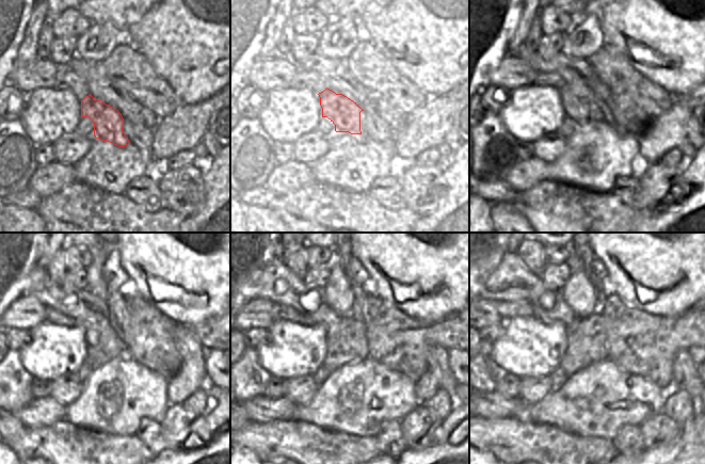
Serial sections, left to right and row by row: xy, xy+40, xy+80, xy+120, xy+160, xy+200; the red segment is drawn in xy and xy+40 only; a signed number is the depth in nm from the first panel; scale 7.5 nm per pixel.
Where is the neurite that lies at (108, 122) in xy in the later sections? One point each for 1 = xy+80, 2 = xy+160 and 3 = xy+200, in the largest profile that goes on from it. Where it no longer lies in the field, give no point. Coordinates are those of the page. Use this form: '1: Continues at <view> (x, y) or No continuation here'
1: Continues at xy+80 (579, 101)
2: Continues at xy+160 (324, 314)
3: Continues at xy+200 (561, 312)

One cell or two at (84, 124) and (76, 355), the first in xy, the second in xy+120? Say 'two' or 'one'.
two

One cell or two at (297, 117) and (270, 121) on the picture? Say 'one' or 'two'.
one

